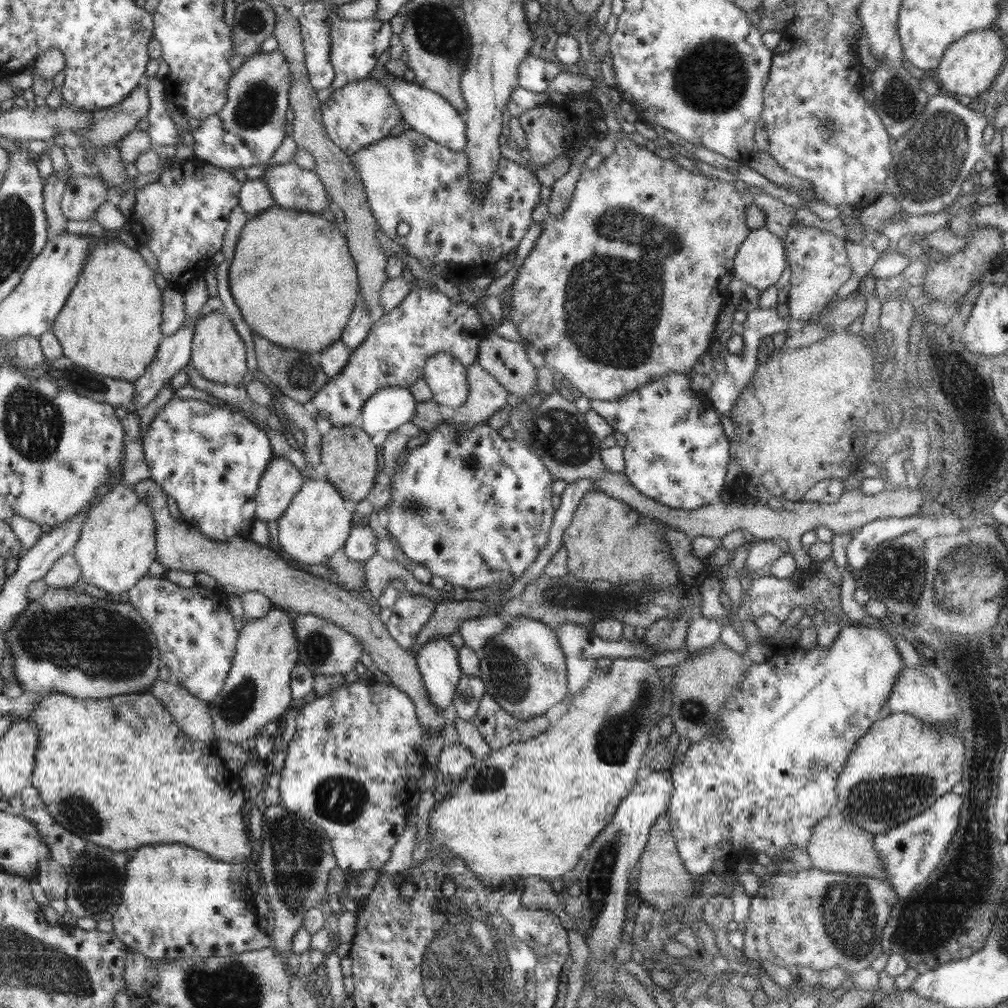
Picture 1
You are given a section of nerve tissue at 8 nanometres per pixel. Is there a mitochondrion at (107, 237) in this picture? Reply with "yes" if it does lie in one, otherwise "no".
no

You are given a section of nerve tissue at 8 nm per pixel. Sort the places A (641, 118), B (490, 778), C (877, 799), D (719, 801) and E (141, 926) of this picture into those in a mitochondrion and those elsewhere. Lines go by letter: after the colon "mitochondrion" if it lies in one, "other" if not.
A: other
B: mitochondrion
C: mitochondrion
D: other
E: other

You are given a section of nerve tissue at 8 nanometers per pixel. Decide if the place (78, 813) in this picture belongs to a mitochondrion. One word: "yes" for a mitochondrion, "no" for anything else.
yes

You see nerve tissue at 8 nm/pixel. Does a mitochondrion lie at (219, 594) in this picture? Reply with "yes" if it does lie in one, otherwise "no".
no

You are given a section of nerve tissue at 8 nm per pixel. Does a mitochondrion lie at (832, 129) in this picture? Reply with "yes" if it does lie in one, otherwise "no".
yes

